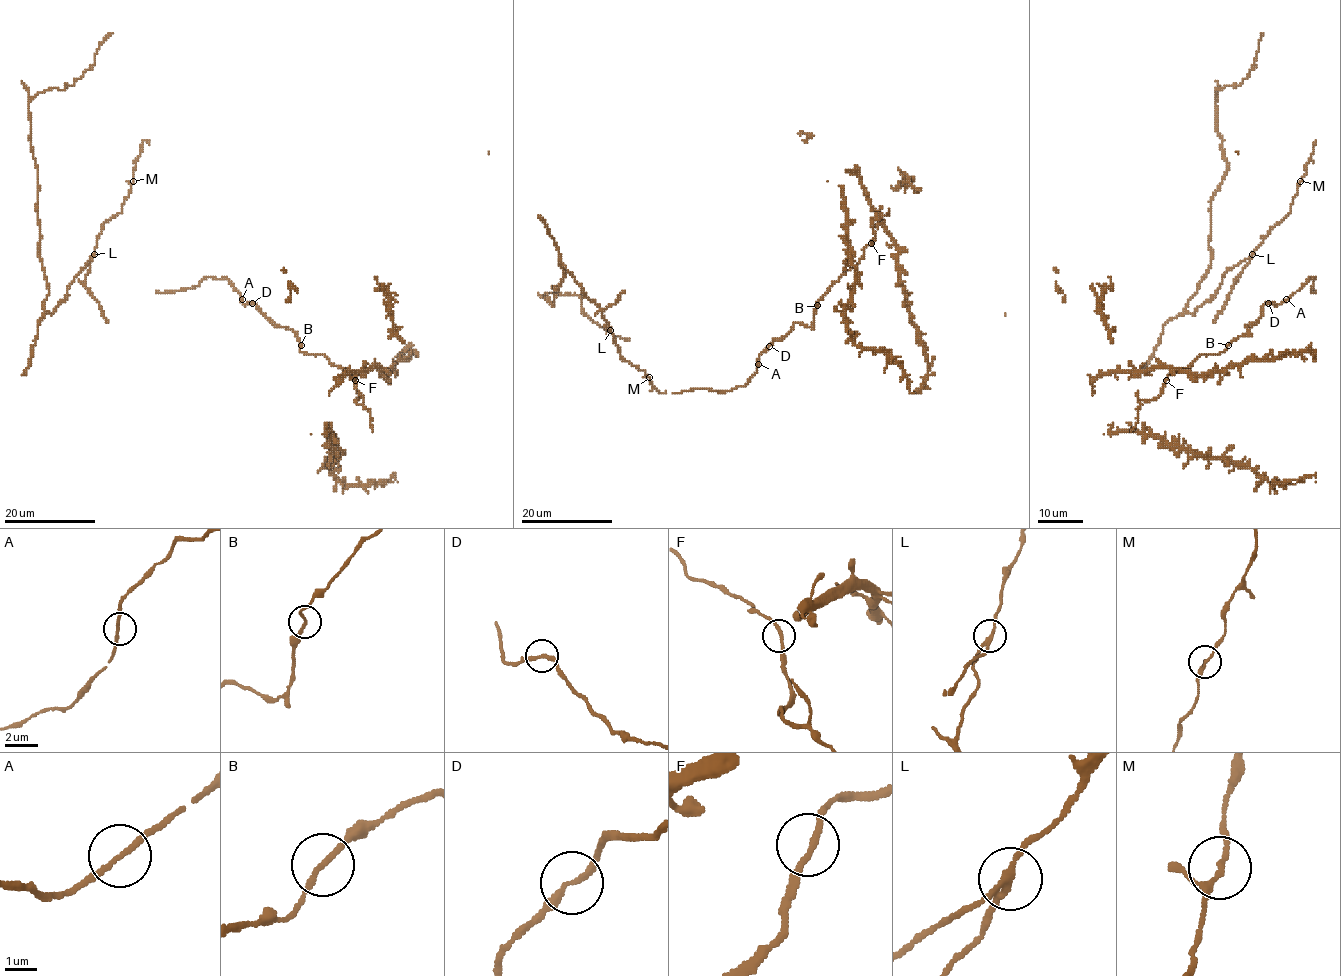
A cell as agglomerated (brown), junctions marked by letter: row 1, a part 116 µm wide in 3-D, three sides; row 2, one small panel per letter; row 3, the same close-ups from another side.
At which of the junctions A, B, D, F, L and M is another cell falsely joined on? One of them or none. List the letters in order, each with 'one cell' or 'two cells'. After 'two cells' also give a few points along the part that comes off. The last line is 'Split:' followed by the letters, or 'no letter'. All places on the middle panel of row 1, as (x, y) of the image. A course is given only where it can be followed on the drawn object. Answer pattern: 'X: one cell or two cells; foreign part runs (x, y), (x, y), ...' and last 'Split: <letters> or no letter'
A: one cell
B: one cell
D: one cell
F: one cell
L: two cells; foreign part runs (610, 330), (601, 311), (624, 291)
M: one cell
Split: L

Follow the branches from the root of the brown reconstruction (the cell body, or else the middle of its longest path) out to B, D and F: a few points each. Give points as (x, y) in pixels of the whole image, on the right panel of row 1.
B: (1285, 299), (1277, 305), (1266, 304), (1262, 315), (1245, 326), (1249, 332), (1228, 345)
D: (1285, 299), (1277, 305), (1268, 302)
F: (1285, 299), (1266, 304), (1262, 315), (1245, 326), (1249, 332), (1223, 352), (1200, 355), (1166, 380)

